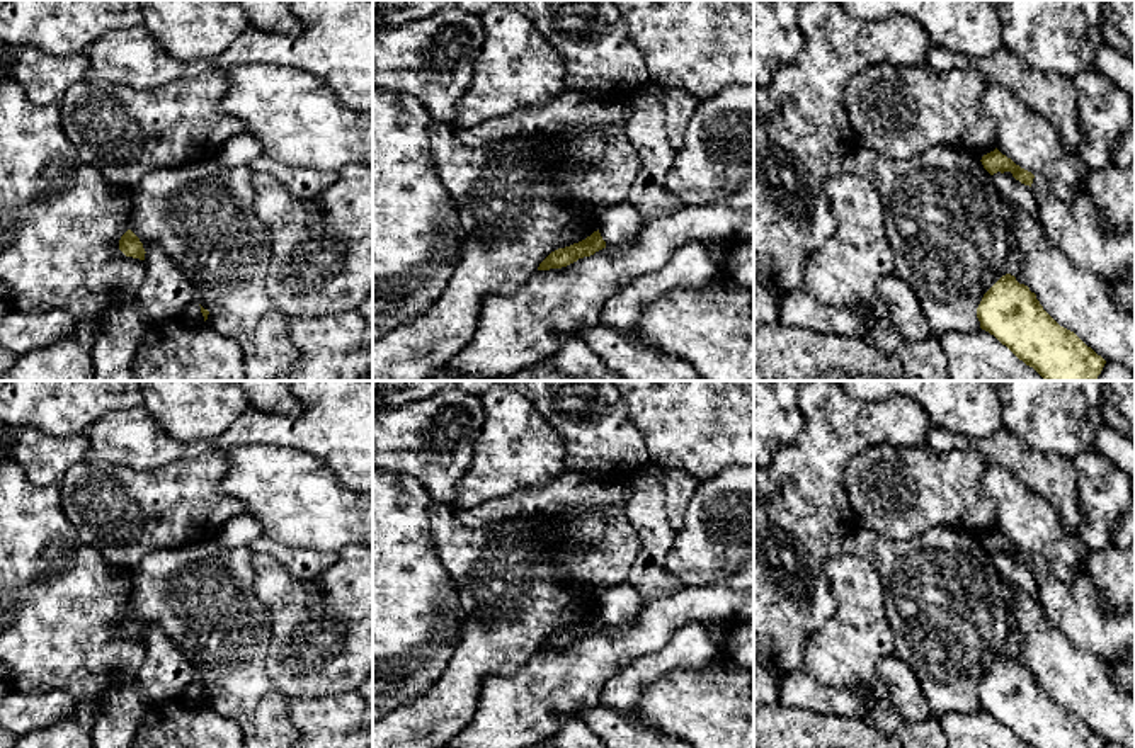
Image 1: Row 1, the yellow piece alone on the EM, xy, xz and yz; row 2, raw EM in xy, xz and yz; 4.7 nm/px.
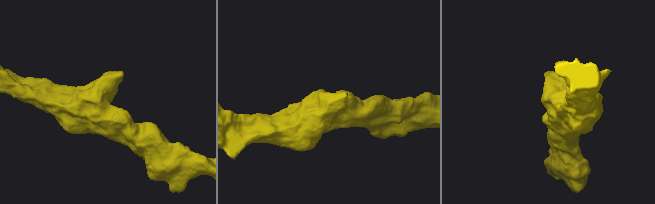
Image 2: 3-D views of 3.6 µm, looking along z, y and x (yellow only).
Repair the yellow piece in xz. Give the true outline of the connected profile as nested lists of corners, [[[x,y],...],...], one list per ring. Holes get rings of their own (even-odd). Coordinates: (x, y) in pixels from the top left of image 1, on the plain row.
[[[599,610],[594,612],[585,620],[573,624],[565,629],[558,629],[551,632],[538,648],[538,651],[562,649],[567,648],[579,639],[590,638],[596,632],[606,629],[606,622],[602,620]]]

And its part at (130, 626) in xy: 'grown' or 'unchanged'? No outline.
unchanged

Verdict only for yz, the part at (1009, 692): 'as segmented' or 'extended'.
as segmented

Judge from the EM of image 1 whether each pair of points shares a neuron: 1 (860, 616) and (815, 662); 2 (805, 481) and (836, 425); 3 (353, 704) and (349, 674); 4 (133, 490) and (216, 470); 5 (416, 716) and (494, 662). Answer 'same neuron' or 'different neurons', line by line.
1: same neuron
2: same neuron
3: different neurons
4: same neuron
5: same neuron

